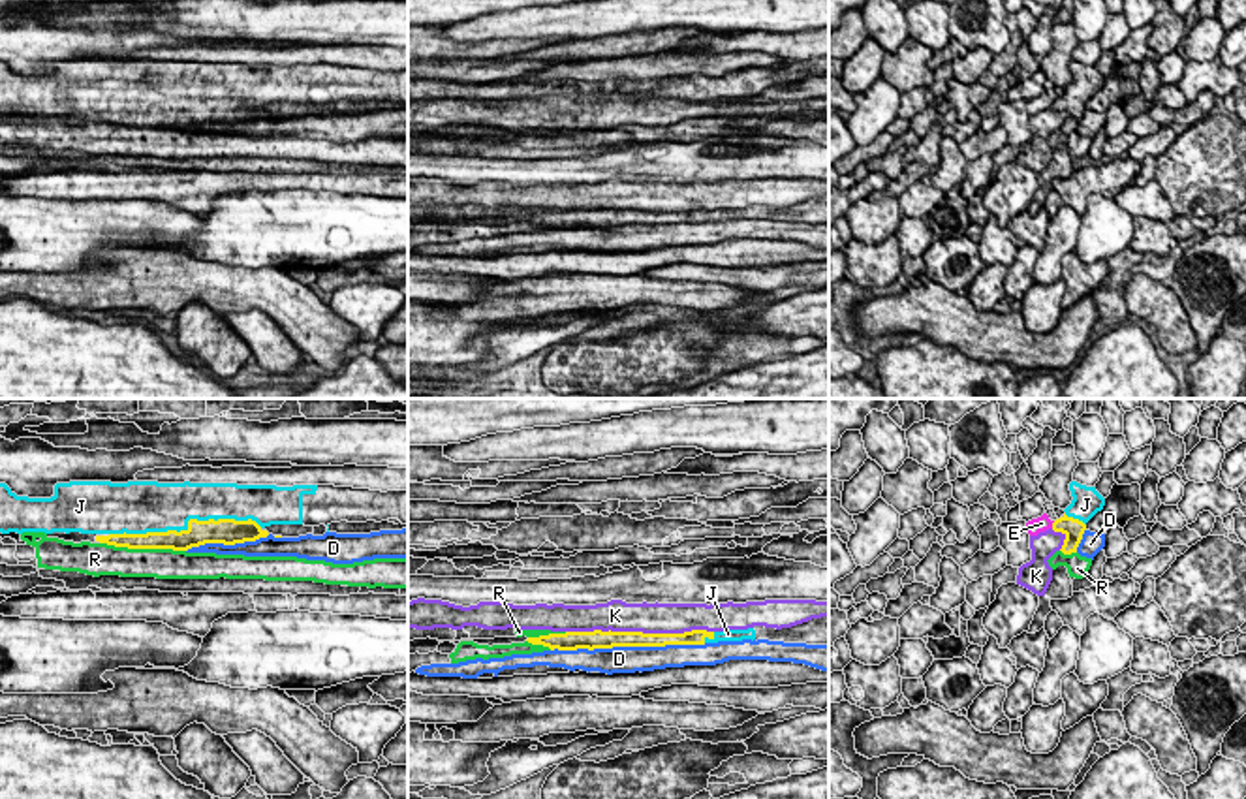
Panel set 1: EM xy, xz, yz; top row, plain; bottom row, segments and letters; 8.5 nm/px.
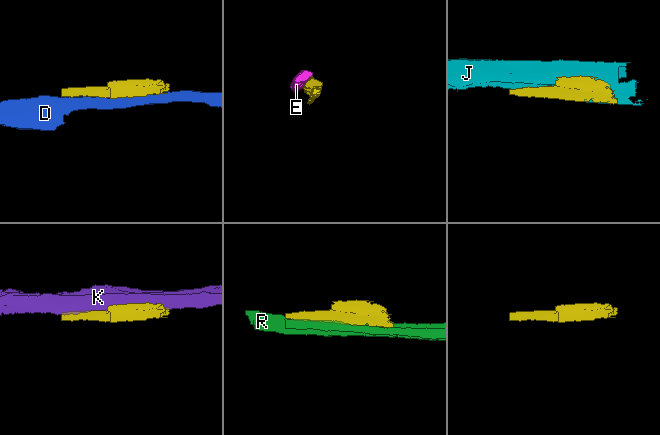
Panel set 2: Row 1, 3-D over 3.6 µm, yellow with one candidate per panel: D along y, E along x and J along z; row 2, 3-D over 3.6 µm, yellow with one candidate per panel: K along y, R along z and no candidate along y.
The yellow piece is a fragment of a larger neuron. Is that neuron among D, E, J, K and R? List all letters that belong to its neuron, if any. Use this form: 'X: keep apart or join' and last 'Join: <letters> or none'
D: keep apart
E: keep apart
J: join
K: keep apart
R: keep apart
Join: J

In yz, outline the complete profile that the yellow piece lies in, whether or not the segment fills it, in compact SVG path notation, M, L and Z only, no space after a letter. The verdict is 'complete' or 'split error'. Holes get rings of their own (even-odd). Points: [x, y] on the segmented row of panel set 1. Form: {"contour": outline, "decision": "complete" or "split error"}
{"contour": "M1071 481L1069 491L1073 496L1071 504L1064 509L1066 513L1052 523L1052 530L1066 536L1060 549L1064 555L1077 553L1086 523L1105 506L1105 498L1096 491L1096 487Z", "decision": "split error"}

